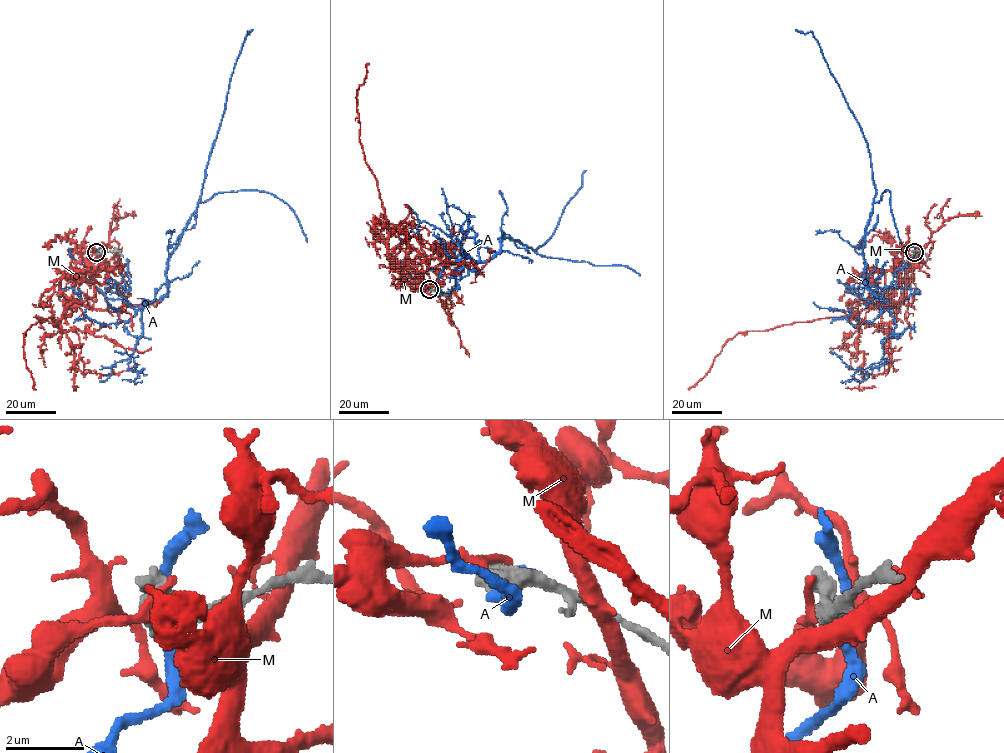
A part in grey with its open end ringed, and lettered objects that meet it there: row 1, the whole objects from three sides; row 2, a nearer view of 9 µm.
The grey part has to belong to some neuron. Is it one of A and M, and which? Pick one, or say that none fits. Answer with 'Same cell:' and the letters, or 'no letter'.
Same cell: no letter

